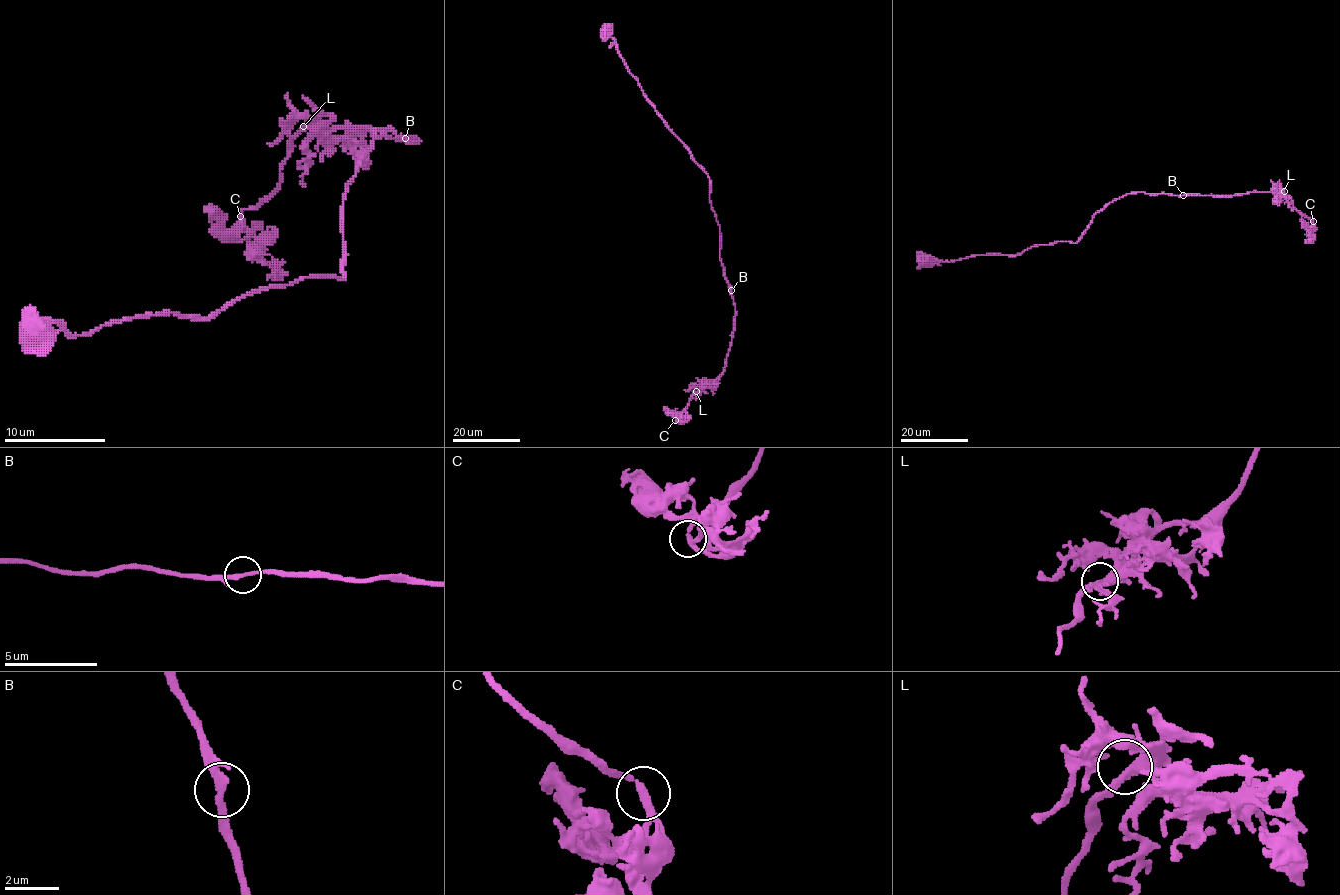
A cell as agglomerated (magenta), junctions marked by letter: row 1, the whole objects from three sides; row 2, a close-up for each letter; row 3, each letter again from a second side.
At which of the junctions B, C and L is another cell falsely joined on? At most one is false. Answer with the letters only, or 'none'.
none

